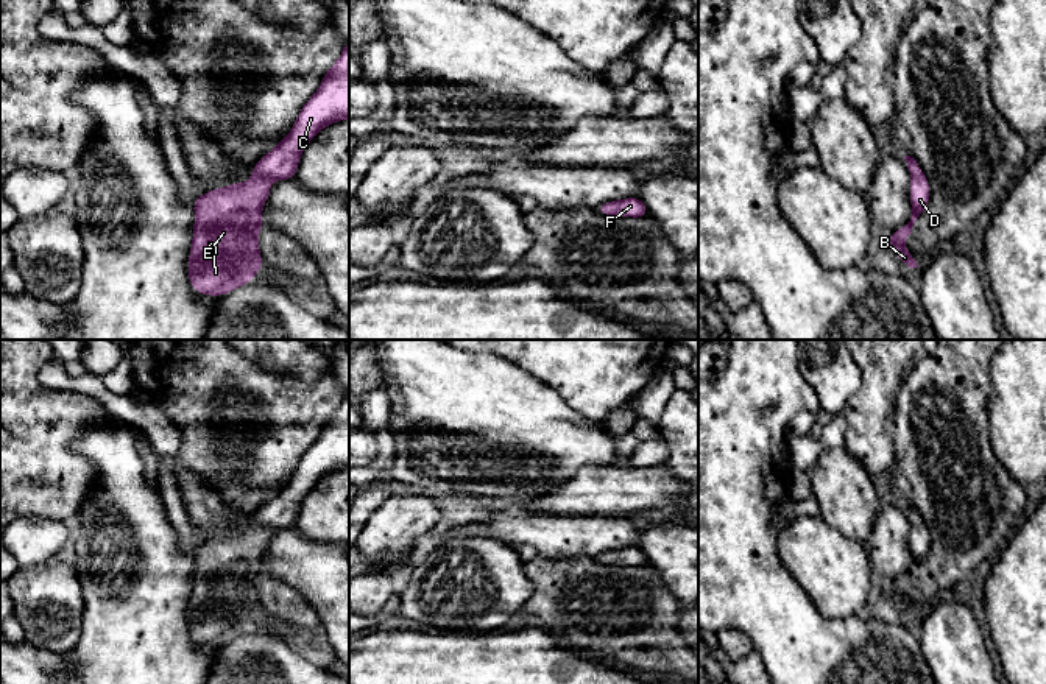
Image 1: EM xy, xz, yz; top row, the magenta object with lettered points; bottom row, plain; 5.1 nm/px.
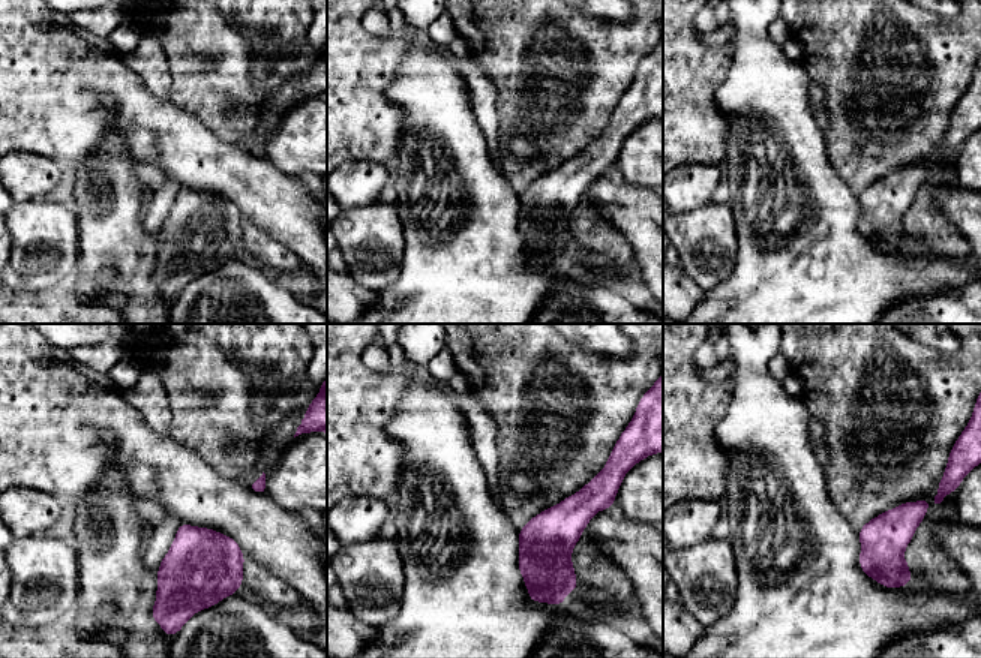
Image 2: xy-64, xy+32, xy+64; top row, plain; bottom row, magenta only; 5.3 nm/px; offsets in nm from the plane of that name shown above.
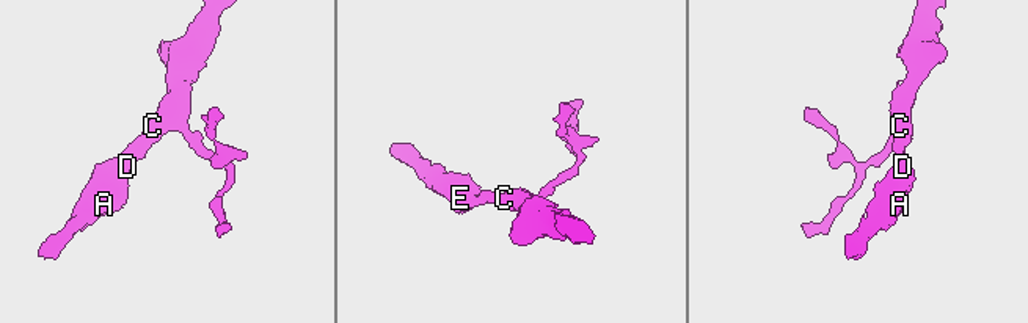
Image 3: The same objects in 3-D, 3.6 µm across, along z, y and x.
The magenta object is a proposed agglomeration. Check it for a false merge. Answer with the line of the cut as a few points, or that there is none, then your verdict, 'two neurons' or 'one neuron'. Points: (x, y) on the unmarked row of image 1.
cut none; one neuron

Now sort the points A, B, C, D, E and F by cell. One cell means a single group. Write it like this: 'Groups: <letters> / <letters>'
Groups: A B C D E F

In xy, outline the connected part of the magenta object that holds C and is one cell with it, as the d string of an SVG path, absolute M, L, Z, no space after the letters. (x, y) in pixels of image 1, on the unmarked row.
M349 391L335 413L326 421L316 441L302 455L292 480L253 516L248 531L212 538L193 550L195 572L189 601L189 631L201 643L221 645L248 633L263 615L259 600L262 558L271 531L296 527L301 503L310 489L326 475L349 469Z

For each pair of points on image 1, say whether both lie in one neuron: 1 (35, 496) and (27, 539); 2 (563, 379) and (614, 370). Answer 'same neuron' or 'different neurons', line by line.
1: different neurons
2: same neuron

